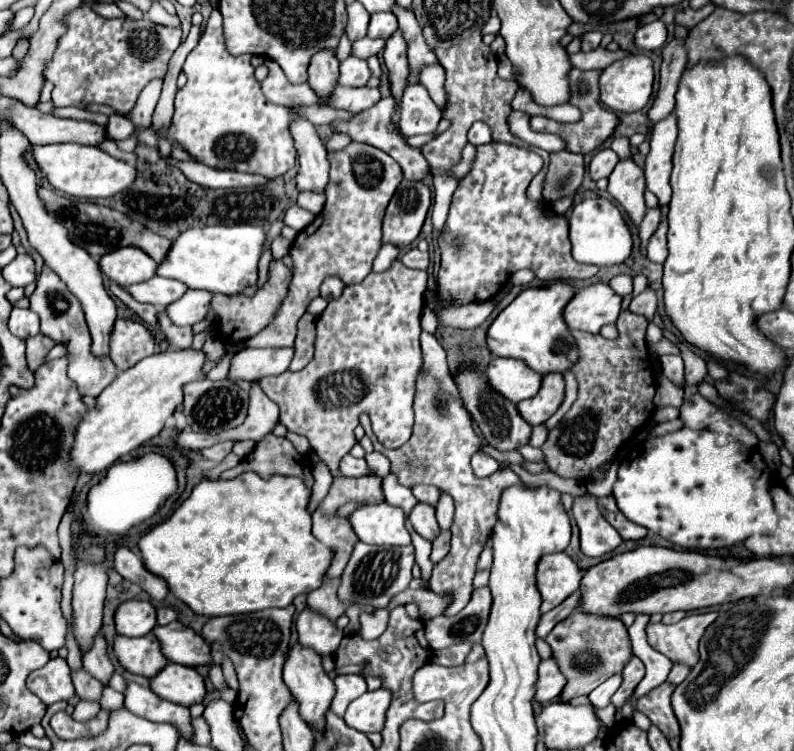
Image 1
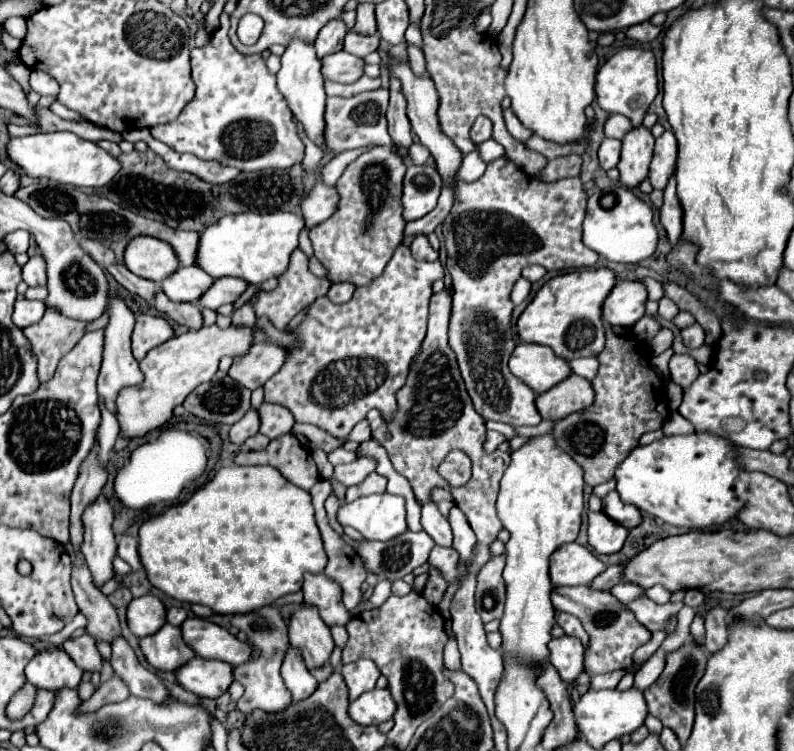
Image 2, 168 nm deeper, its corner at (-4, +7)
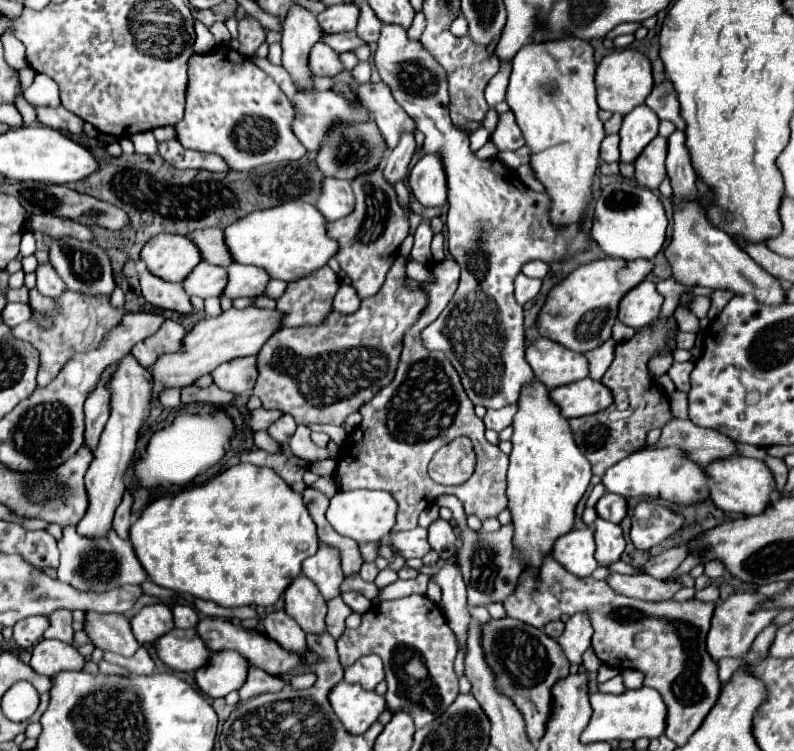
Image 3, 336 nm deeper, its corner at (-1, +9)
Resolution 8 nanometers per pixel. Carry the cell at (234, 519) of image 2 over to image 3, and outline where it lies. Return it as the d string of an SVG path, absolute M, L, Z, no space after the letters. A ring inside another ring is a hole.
M241 463L239 466L233 466L229 470L225 470L207 481L205 484L194 485L181 490L174 496L161 496L157 500L153 500L139 516L139 520L131 526L131 544L137 552L139 562L143 564L145 572L149 574L149 578L163 586L169 588L173 592L179 594L191 594L195 598L203 598L203 600L211 600L217 602L219 606L273 606L281 594L285 592L285 588L289 586L289 582L301 574L301 562L307 556L313 556L317 552L317 532L315 532L315 522L311 520L301 494L293 492L277 474L273 474L273 470L269 468L257 468L253 464Z

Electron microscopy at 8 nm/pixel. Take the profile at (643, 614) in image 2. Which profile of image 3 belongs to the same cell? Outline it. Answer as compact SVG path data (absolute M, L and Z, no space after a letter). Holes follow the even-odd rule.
M609 572L605 582L619 594L649 600L649 602L669 600L681 588L673 580L657 580L657 578L651 578L647 574L623 576L623 574L617 574L617 572Z

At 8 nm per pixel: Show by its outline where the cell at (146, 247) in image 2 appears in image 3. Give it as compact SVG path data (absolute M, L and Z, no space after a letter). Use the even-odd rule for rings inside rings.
M159 234L145 244L141 260L159 278L167 282L183 282L203 258L187 236Z

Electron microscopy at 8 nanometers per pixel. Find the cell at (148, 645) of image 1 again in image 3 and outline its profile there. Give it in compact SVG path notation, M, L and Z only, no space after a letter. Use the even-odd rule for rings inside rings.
M171 630L155 644L159 658L175 672L195 672L211 658L205 642L195 630Z

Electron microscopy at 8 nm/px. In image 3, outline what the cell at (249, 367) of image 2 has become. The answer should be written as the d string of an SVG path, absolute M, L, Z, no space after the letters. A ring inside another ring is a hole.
M235 358L231 362L221 364L219 368L213 370L213 384L217 384L221 390L233 392L233 394L243 394L249 392L255 386L257 380L257 368L255 368L257 358Z

